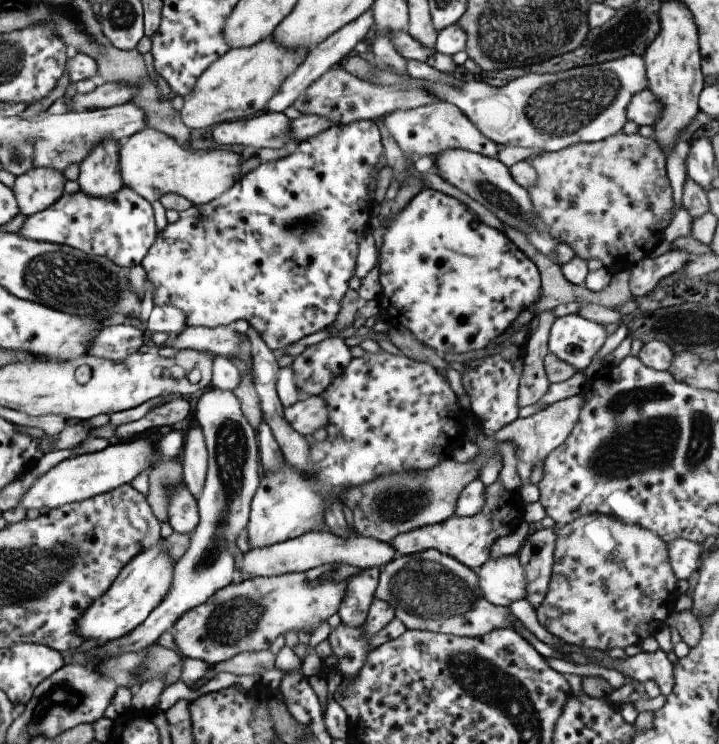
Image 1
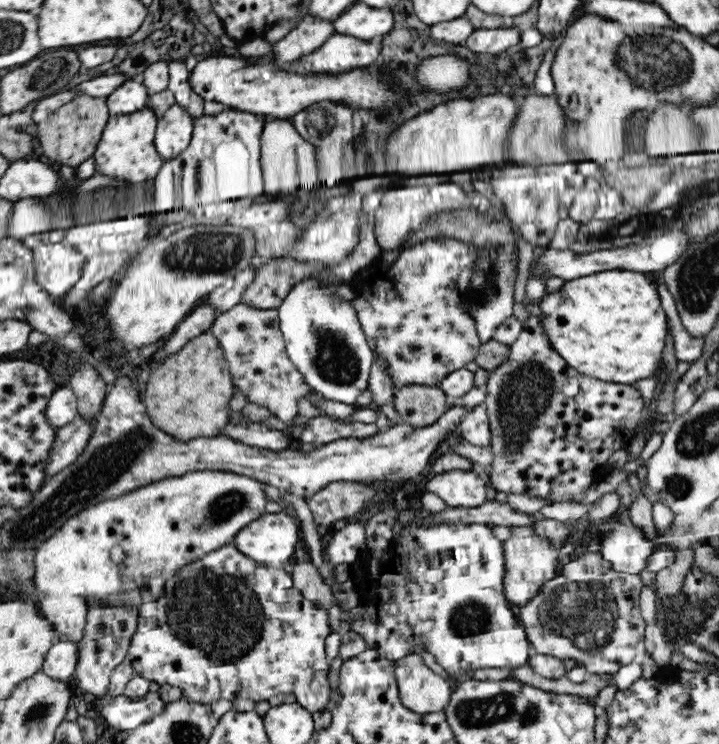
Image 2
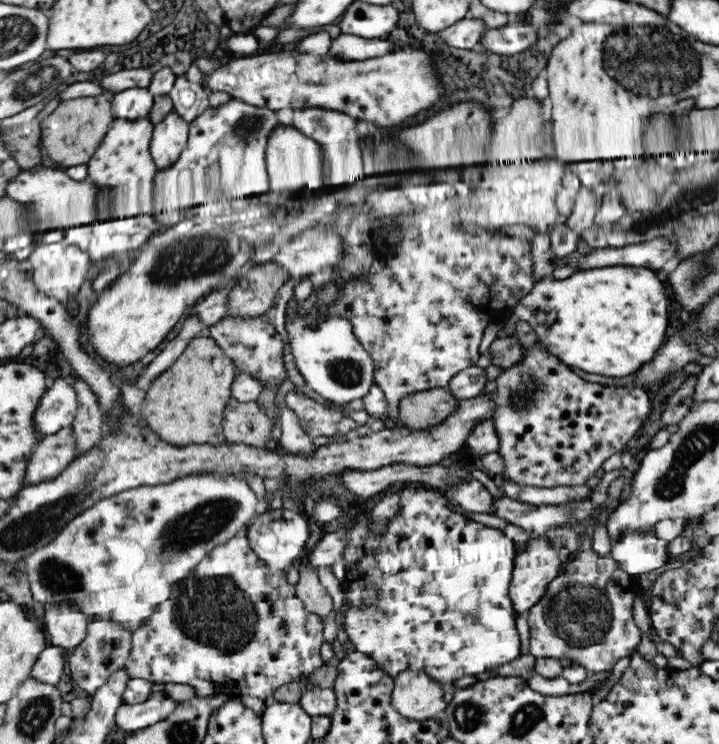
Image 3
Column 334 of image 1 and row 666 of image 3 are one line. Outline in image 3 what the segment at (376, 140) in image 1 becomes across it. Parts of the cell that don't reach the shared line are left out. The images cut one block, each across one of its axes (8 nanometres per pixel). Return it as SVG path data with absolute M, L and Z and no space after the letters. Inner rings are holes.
M253 519L248 520L241 530L238 530L230 540L216 546L196 565L192 575L180 580L174 585L173 592L164 602L156 608L156 612L150 615L146 624L140 630L131 634L131 651L125 670L130 679L144 679L151 683L168 684L190 684L195 688L196 694L200 696L228 695L230 698L241 698L243 695L266 698L273 695L274 691L282 684L288 684L290 680L298 680L300 676L307 675L325 663L320 657L320 648L325 642L323 636L323 622L321 616L312 614L305 610L300 598L296 597L294 587L290 586L282 573L271 569L252 548L250 548L247 528L252 524Z

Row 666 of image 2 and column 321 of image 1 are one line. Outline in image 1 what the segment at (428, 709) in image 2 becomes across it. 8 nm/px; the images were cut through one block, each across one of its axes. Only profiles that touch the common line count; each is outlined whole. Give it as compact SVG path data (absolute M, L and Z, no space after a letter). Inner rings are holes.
M320 395L302 396L283 410L285 422L300 436L310 439L317 428L328 424L328 408Z

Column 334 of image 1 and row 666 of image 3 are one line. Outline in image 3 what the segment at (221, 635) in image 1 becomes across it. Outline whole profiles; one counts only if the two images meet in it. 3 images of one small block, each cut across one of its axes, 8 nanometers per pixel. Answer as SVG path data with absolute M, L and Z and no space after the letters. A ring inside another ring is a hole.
M592 550L579 551L548 585L548 592L542 600L526 615L529 625L528 652L536 659L566 657L588 672L611 671L620 658L632 656L634 648L641 642L640 630L636 628L632 616L632 605L639 588L636 576L624 572L613 558L601 557Z

